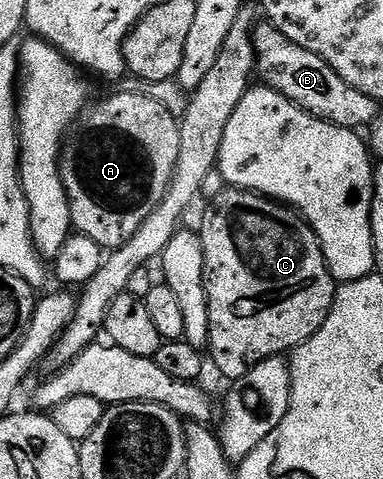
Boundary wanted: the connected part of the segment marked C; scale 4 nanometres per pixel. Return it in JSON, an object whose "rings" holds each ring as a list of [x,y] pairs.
{"rings":[[[224,189],[210,203],[211,215],[207,223],[201,229],[203,239],[203,251],[205,252],[205,280],[207,281],[207,303],[209,304],[209,358],[215,361],[215,366],[230,380],[243,378],[257,364],[261,364],[270,358],[277,358],[295,350],[305,340],[312,338],[325,324],[329,312],[335,303],[335,291],[337,283],[329,268],[325,264],[325,256],[321,252],[321,244],[317,240],[315,230],[303,218],[303,215],[292,210],[290,206],[284,206],[282,202],[276,202],[270,198],[264,198],[262,194],[254,194],[251,190]]]}

